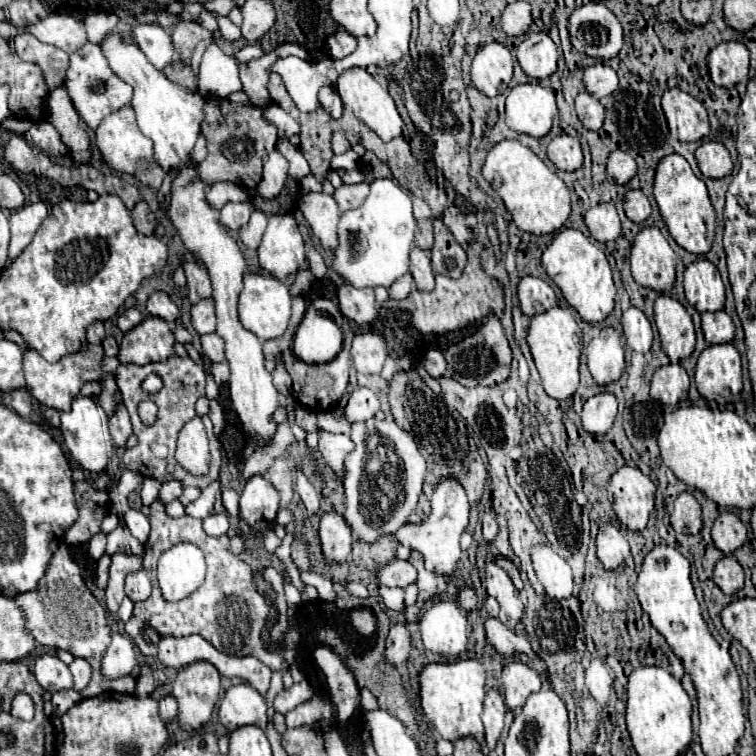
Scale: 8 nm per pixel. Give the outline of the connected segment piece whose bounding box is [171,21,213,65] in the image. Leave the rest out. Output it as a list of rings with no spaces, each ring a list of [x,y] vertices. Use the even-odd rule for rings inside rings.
[[[181,21],[179,25],[173,27],[171,37],[173,37],[175,51],[179,53],[179,61],[185,63],[185,65],[189,65],[191,53],[195,49],[195,45],[199,41],[203,41],[203,39],[213,37],[213,33],[207,31],[207,29],[203,29],[197,21]]]

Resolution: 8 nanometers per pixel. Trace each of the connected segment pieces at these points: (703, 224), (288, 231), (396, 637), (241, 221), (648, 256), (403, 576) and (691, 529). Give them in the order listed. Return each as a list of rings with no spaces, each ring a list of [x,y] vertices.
[[[671,153],[659,161],[659,165],[655,169],[653,195],[655,195],[657,207],[661,211],[661,217],[667,225],[671,237],[677,241],[677,245],[689,253],[705,255],[711,249],[711,243],[715,237],[715,211],[709,201],[705,183],[691,171],[685,157]]]
[[[271,215],[263,241],[257,249],[259,263],[277,279],[297,273],[305,261],[305,245],[293,215]]]
[[[393,625],[387,639],[385,639],[385,663],[399,667],[401,663],[407,661],[409,657],[409,649],[411,649],[411,639],[409,639],[409,631],[405,625]]]
[[[227,203],[221,209],[221,223],[231,231],[239,231],[249,221],[251,211],[253,211],[251,203]]]
[[[643,227],[631,247],[633,279],[659,293],[669,293],[675,283],[677,255],[657,227]]]
[[[393,559],[391,563],[387,563],[387,565],[377,573],[377,579],[379,579],[381,585],[405,589],[407,585],[415,583],[415,579],[417,579],[417,569],[415,569],[409,561]]]
[[[689,491],[681,493],[675,499],[675,507],[671,513],[671,525],[677,533],[697,535],[701,531],[701,505]]]

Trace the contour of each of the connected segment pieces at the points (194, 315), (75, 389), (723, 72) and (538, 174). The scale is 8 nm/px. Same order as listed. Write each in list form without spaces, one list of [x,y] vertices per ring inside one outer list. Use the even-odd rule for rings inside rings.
[[[203,299],[191,307],[191,323],[199,335],[215,331],[215,305],[211,299]]]
[[[89,345],[89,349],[79,351],[79,353],[71,353],[61,357],[57,363],[49,363],[45,361],[35,349],[27,349],[23,355],[23,371],[25,371],[25,379],[27,379],[27,391],[43,405],[53,407],[57,411],[65,411],[69,409],[71,401],[79,395],[81,387],[87,381],[97,381],[101,379],[103,371],[117,371],[117,357],[113,359],[105,359],[103,357],[103,347],[101,345]]]
[[[723,41],[709,53],[707,63],[709,63],[711,81],[719,87],[731,89],[743,79],[747,79],[749,51],[739,41],[729,41],[729,43]]]
[[[505,139],[497,143],[487,153],[481,173],[495,187],[507,211],[511,213],[513,223],[521,231],[527,231],[533,235],[547,235],[547,233],[559,231],[565,225],[571,213],[569,189],[553,171],[547,169],[547,165],[529,147],[521,145],[515,139]]]

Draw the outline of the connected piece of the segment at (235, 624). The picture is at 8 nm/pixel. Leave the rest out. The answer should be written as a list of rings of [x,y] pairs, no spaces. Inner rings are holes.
[[[155,501],[151,505],[151,533],[149,533],[149,539],[145,543],[143,569],[151,575],[153,593],[147,601],[135,603],[135,613],[133,613],[131,621],[125,623],[125,633],[133,639],[133,643],[137,645],[141,654],[156,656],[158,653],[158,644],[145,643],[141,633],[139,633],[139,627],[147,623],[161,637],[167,637],[167,635],[187,637],[187,635],[197,633],[203,639],[207,639],[215,649],[221,649],[223,653],[233,653],[233,657],[253,655],[261,663],[265,663],[271,671],[285,671],[287,669],[287,663],[281,655],[271,655],[263,647],[261,629],[267,623],[269,607],[267,607],[265,599],[255,589],[251,567],[245,561],[237,559],[237,555],[233,555],[229,551],[229,537],[227,535],[221,535],[221,537],[207,535],[201,527],[201,519],[193,519],[189,515],[183,515],[179,519],[167,517],[161,501]],[[179,541],[187,541],[187,543],[193,543],[199,549],[203,549],[205,563],[207,563],[207,577],[205,577],[203,585],[197,591],[193,591],[189,597],[185,597],[181,601],[165,601],[161,595],[161,589],[155,581],[157,559],[163,551],[171,549]]]

